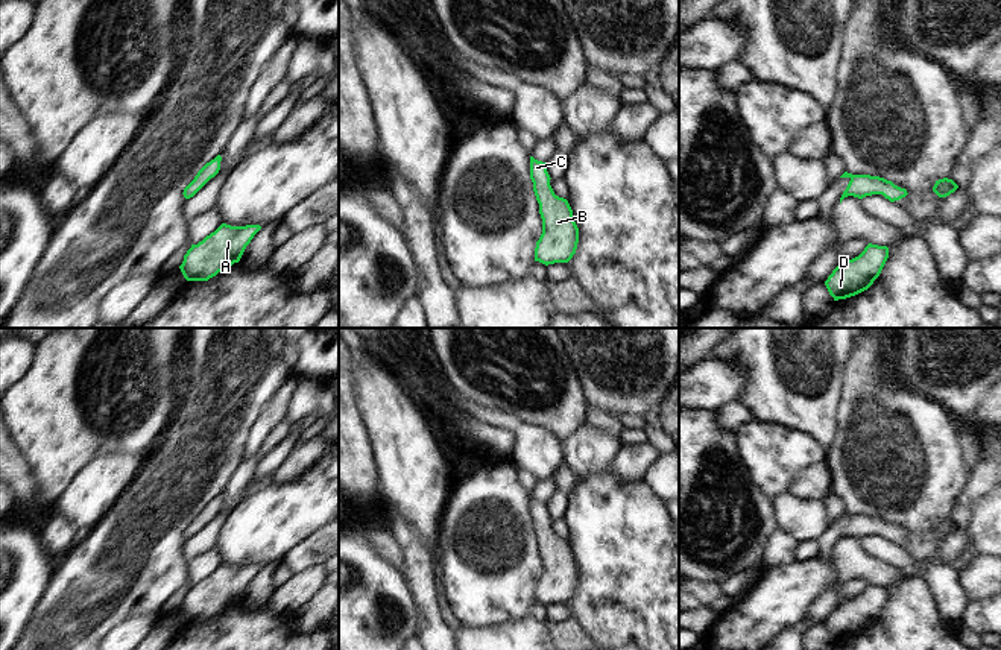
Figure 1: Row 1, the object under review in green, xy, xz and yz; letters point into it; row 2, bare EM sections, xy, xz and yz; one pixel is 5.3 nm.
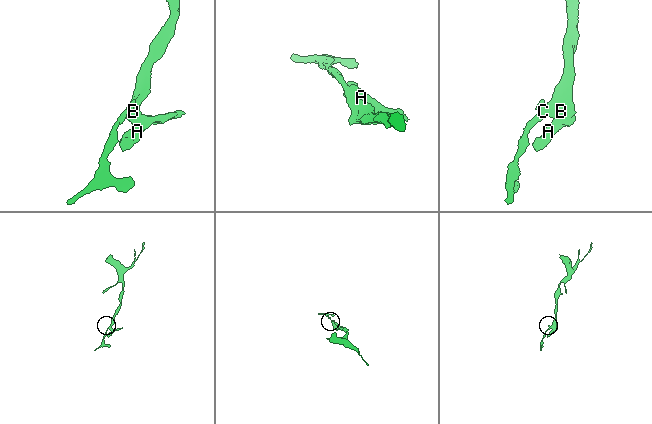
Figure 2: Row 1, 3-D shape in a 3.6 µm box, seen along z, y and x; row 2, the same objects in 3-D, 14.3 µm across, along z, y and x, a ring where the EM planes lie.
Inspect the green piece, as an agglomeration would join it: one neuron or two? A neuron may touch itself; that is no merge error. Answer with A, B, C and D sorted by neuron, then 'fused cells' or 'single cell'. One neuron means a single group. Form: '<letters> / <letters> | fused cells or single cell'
A B C D | single cell

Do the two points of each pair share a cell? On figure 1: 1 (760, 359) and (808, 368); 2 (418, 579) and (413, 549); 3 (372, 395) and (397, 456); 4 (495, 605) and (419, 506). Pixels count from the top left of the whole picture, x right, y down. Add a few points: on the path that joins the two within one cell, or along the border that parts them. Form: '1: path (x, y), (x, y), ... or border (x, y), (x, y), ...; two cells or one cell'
1: path (772, 359), (792, 359), (796, 363); one cell
2: path (418, 571), (416, 556); one cell
3: path (386, 410), (397, 429), (397, 441); one cell
4: border (447, 495), (436, 549); two cells

